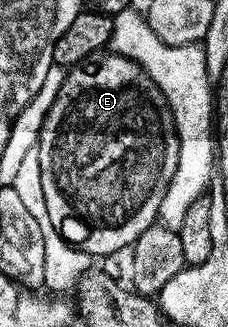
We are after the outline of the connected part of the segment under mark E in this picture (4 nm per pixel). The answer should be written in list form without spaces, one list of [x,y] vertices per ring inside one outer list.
[[[114,52],[92,54],[66,71],[39,130],[41,188],[58,234],[86,254],[115,254],[134,247],[145,228],[156,225],[167,186],[177,172],[179,137],[167,97],[133,60]]]

